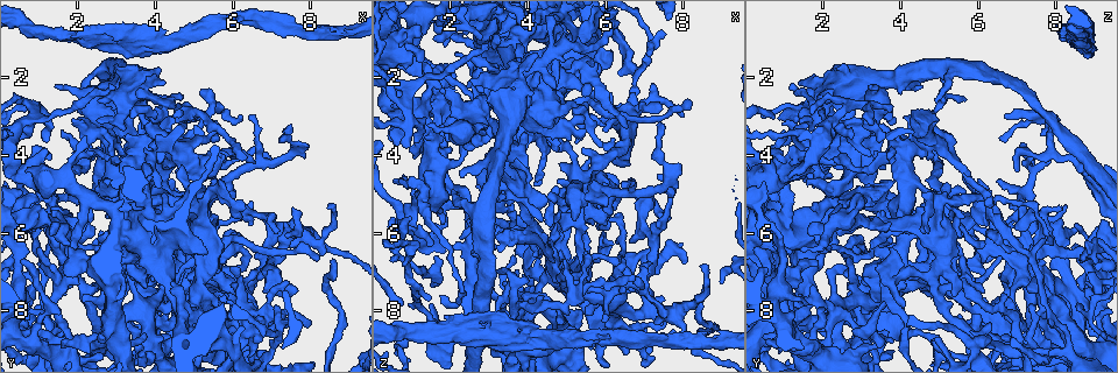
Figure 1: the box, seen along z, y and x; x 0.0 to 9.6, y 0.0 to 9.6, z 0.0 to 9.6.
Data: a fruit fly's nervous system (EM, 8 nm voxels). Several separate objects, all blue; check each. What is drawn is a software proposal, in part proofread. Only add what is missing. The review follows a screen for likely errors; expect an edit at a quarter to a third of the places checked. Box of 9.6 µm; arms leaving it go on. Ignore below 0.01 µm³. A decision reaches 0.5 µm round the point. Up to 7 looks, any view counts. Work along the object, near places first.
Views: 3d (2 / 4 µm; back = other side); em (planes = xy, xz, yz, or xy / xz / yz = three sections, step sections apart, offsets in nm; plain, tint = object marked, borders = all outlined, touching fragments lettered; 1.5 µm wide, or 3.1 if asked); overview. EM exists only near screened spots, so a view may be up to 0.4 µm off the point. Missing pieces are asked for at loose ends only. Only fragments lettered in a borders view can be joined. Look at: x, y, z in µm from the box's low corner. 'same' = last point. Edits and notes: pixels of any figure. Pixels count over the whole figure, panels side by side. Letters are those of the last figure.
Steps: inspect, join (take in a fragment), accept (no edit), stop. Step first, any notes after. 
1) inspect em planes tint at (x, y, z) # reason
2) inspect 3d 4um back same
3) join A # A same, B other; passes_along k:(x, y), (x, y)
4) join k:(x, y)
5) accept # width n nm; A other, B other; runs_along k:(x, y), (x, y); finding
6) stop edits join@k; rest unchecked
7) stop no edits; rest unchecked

inspect em planes borders at (5.25, 6.30, 8.45) # free end

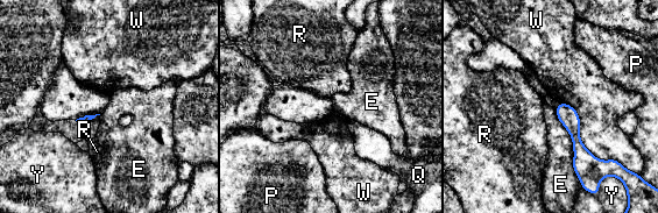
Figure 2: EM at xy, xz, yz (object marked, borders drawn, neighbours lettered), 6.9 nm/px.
accept # longest_contact W 550 nm; E other, P other, Q other, R other, W other, Y other; border 2:(554, 108), (570, 135), (581, 185); none of them fits

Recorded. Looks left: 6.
inspect em xz step 4 tint at (5.50, 4.60, 6.45) # thin end

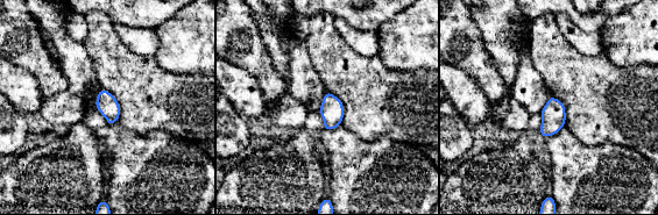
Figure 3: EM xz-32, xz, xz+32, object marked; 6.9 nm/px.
inspect em planes borders same

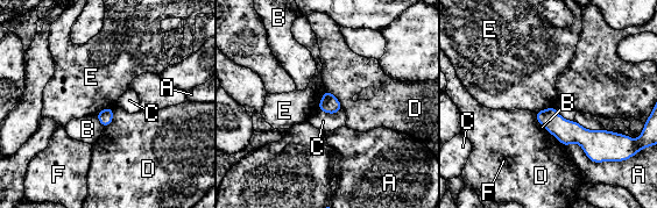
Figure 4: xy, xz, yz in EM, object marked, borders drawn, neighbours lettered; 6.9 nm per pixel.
accept # width 100 nm; longest_contact A 220 nm; A other, B other, C other, D other, E other, F other; none of them fits

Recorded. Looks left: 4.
inspect em xz step 4 tint at (6.95, 4.25, 7.45) # thin end

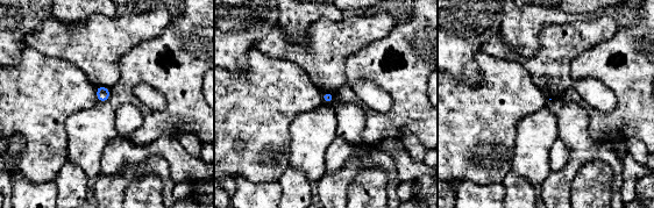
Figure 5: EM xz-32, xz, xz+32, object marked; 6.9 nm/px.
inspect em planes borders same

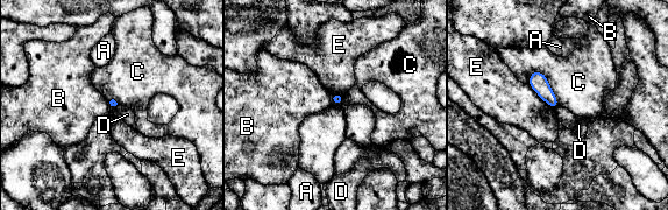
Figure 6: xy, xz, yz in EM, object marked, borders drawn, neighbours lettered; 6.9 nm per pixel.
accept # A other, B other, C other, D other, E other; border 6:(533, 70), (544, 74), (559, 104); none of them fits

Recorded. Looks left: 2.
stop no edits; rest unchecked

